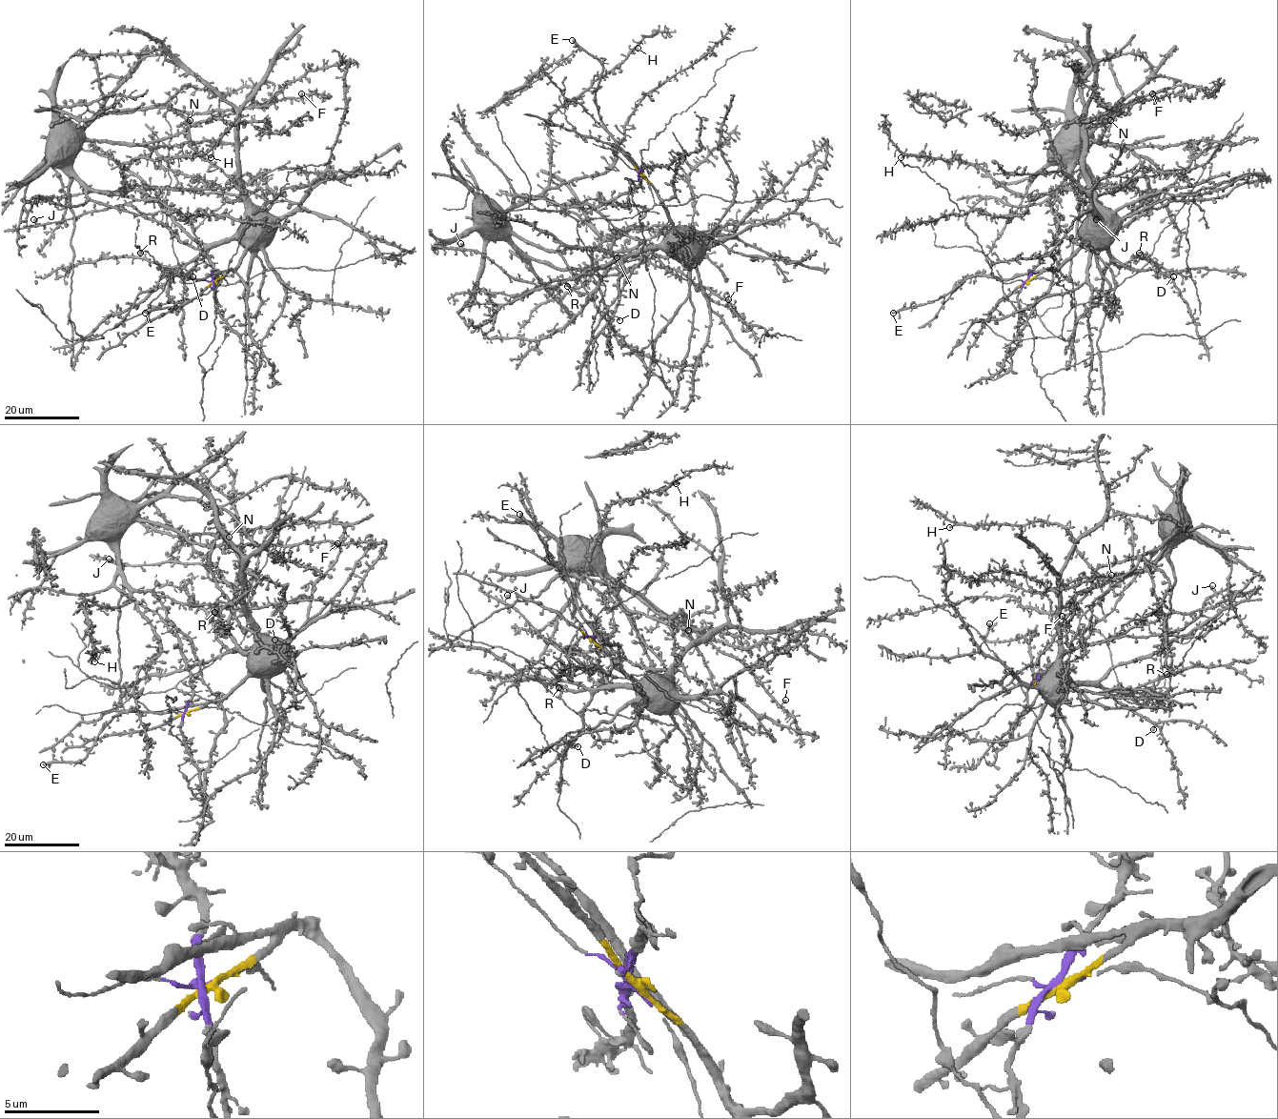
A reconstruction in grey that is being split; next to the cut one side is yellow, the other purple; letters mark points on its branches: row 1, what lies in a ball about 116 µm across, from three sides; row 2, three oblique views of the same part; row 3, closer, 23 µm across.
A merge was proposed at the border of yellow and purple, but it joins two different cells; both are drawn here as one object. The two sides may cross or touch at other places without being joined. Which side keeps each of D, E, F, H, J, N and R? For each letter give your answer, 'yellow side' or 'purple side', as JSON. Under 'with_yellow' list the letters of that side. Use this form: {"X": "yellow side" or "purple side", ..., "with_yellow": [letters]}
{"D": "yellow side", "E": "yellow side", "F": "purple side", "H": "purple side", "J": "yellow side", "N": "purple side", "R": "yellow side", "with_yellow": ["D", "E", "J", "R"]}

